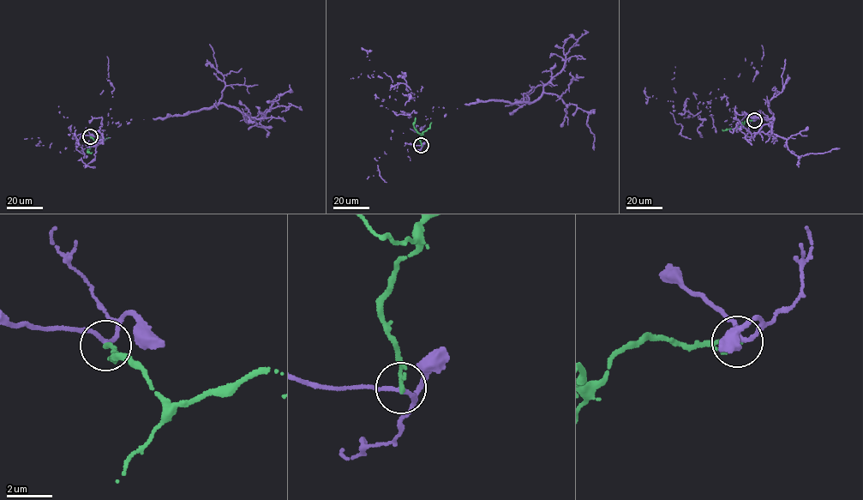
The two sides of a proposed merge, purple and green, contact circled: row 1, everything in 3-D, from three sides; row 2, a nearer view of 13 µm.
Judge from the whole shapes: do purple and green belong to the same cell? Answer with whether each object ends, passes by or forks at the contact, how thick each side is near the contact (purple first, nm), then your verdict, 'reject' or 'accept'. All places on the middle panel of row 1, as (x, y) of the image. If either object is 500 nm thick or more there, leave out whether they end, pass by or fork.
purple passes by; green ends; calibres 160 and 180 nm; reject

